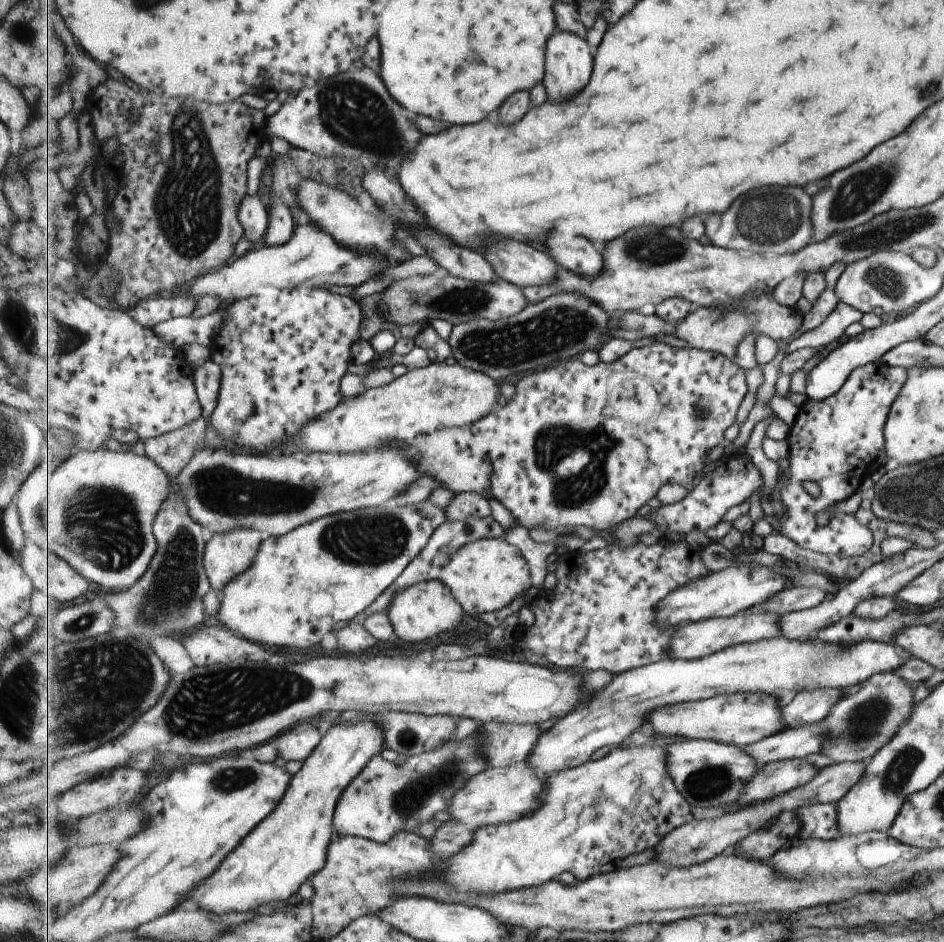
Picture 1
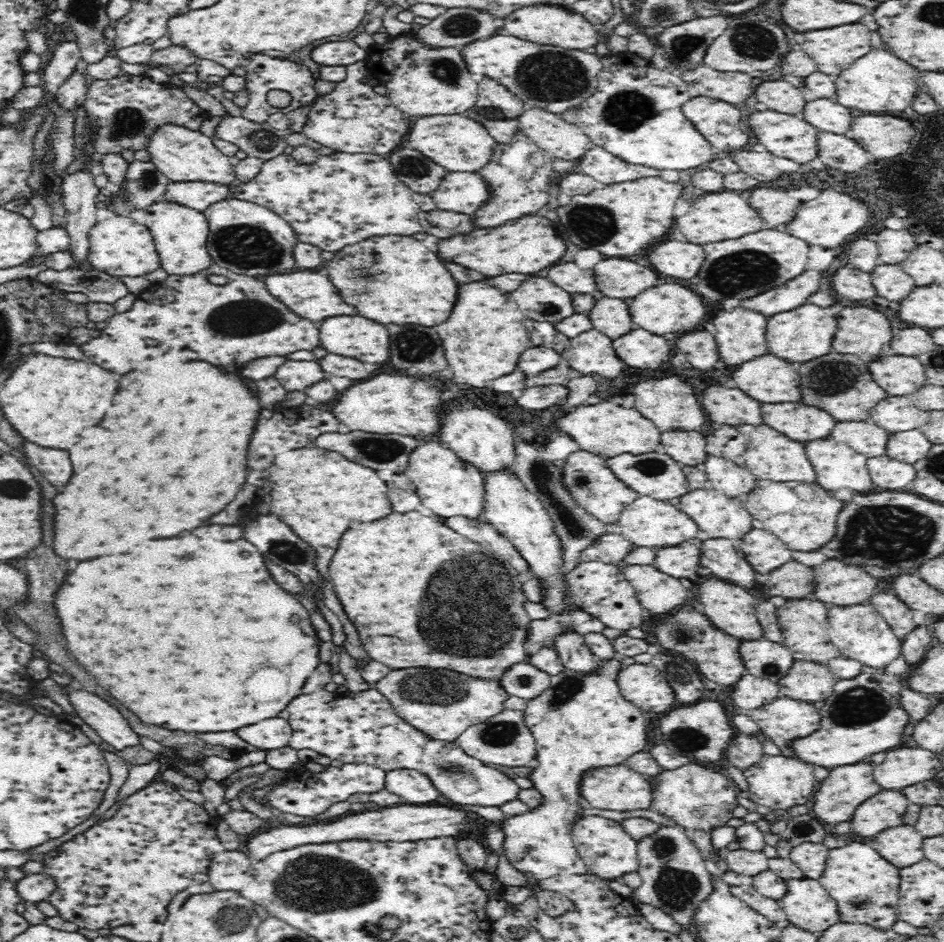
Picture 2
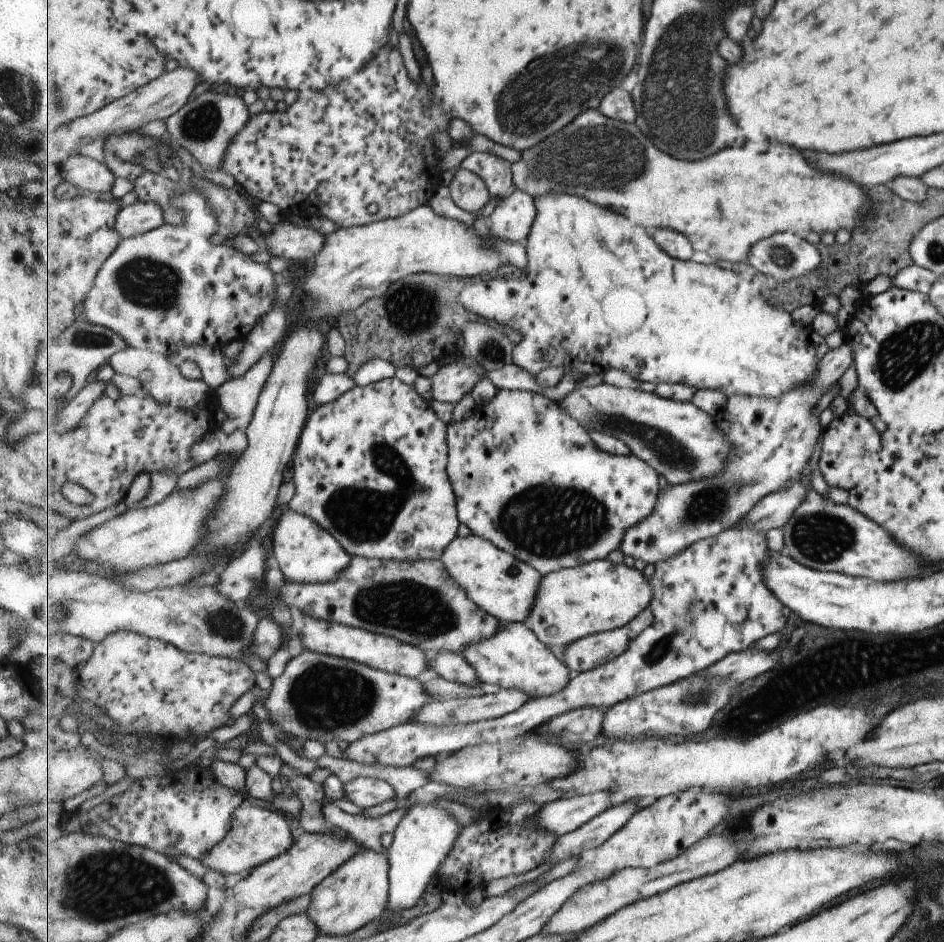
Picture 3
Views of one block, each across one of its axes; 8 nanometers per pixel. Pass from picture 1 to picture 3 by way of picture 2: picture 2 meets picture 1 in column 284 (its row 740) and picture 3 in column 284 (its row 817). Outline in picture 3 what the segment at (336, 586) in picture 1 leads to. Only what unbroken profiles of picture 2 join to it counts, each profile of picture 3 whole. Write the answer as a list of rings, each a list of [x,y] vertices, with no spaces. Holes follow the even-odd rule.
[[[287,508],[281,511],[271,538],[273,538],[273,554],[285,581],[295,585],[335,583],[354,562],[355,556],[340,544],[335,535],[324,530],[317,521]]]

